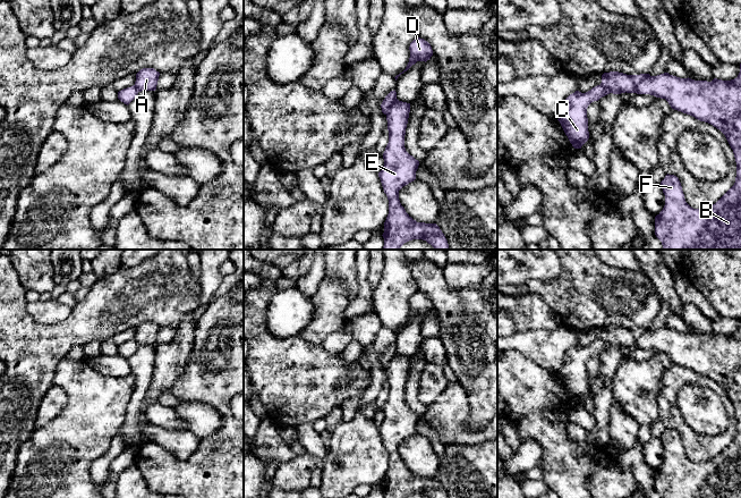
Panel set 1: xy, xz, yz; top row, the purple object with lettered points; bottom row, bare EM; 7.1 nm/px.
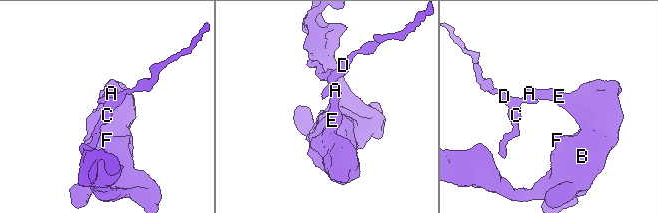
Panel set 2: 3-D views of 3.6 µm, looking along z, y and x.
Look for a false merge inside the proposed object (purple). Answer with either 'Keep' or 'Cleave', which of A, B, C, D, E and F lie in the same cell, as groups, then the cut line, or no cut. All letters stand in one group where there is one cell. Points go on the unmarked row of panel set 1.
Cleave. Groups: A B E F / C D. Split along xz (395, 352), (385, 368)

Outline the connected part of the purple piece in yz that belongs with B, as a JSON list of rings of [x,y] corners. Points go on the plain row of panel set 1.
[[[741,318],[738,331],[731,335],[695,335],[668,327],[650,330],[610,326],[602,329],[601,339],[614,348],[627,346],[665,353],[672,363],[708,377],[725,389],[736,416],[734,439],[715,458],[693,463],[685,456],[679,432],[667,428],[661,436],[665,459],[655,471],[655,489],[662,498],[741,498]]]

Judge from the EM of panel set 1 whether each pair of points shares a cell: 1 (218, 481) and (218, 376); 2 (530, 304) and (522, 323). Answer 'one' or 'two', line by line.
1: one
2: one

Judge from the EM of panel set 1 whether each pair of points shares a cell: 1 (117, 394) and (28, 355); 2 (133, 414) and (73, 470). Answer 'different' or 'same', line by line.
1: different
2: different

